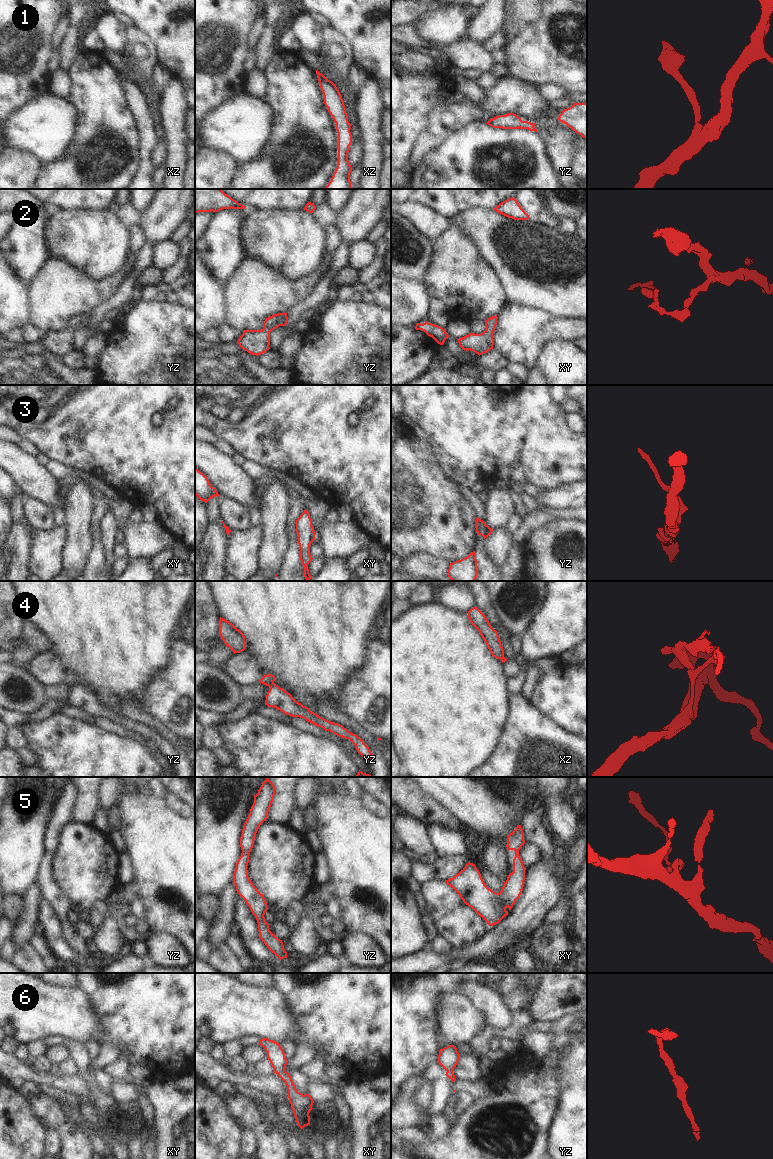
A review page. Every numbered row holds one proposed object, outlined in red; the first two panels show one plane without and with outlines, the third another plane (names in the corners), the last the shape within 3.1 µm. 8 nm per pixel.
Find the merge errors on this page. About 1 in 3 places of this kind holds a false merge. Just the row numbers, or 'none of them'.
4

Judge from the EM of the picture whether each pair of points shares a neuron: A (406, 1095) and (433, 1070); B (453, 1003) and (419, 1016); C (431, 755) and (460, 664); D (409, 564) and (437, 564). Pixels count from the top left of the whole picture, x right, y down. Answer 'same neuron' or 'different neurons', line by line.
A: same neuron
B: different neurons
C: same neuron
D: same neuron

